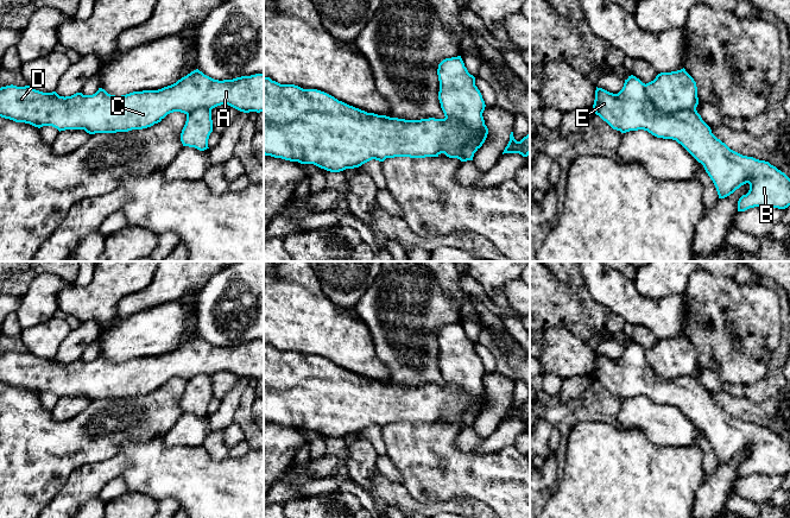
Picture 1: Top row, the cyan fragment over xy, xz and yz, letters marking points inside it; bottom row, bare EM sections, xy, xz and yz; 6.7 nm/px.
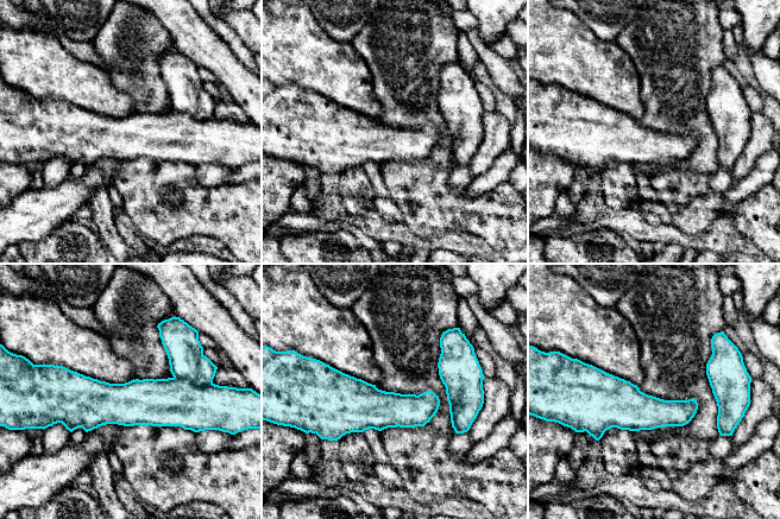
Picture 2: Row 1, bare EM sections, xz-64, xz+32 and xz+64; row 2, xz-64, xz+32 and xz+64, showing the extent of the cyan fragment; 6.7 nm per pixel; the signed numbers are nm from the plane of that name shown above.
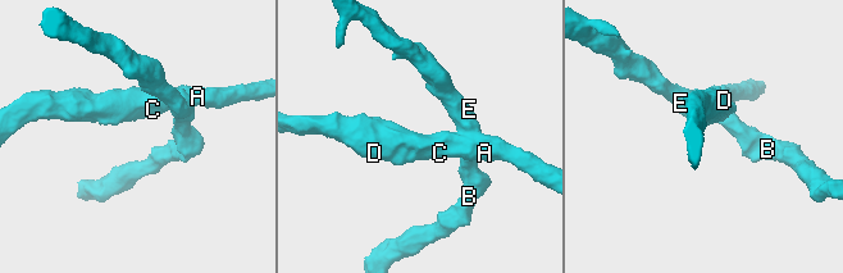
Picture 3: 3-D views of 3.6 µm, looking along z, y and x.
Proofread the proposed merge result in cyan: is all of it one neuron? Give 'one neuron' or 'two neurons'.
two neurons

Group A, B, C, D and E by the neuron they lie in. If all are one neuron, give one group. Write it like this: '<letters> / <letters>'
A C D / B E

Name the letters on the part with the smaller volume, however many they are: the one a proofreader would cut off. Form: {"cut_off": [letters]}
{"cut_off": ["A", "C", "D"]}

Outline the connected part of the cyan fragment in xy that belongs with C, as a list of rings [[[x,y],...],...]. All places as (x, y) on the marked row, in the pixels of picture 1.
[[[198,69],[158,90],[115,96],[105,89],[93,95],[59,96],[30,86],[0,88],[0,116],[34,127],[52,126],[59,132],[84,130],[89,134],[143,130],[168,114],[194,113],[228,105],[240,112],[264,112],[264,74],[214,80]]]

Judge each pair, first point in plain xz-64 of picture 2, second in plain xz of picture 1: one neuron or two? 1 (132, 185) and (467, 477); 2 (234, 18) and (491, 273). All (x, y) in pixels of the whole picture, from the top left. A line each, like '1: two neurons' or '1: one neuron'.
1: one neuron
2: two neurons

